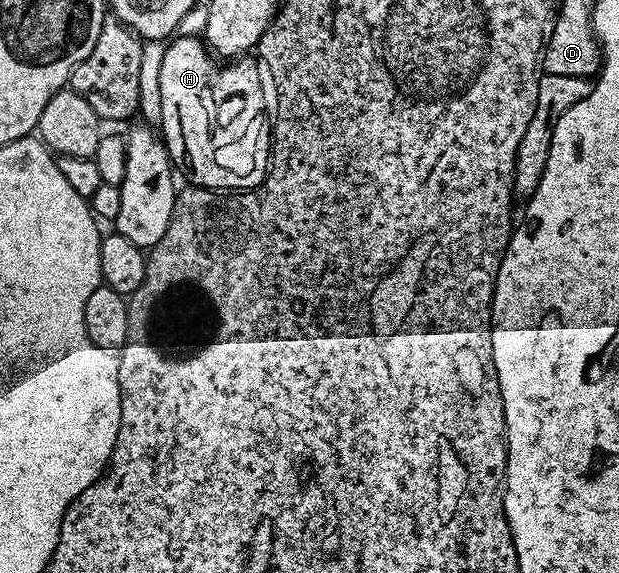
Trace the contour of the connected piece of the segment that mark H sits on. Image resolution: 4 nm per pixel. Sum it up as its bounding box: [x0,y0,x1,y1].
[159,36,272,192]

